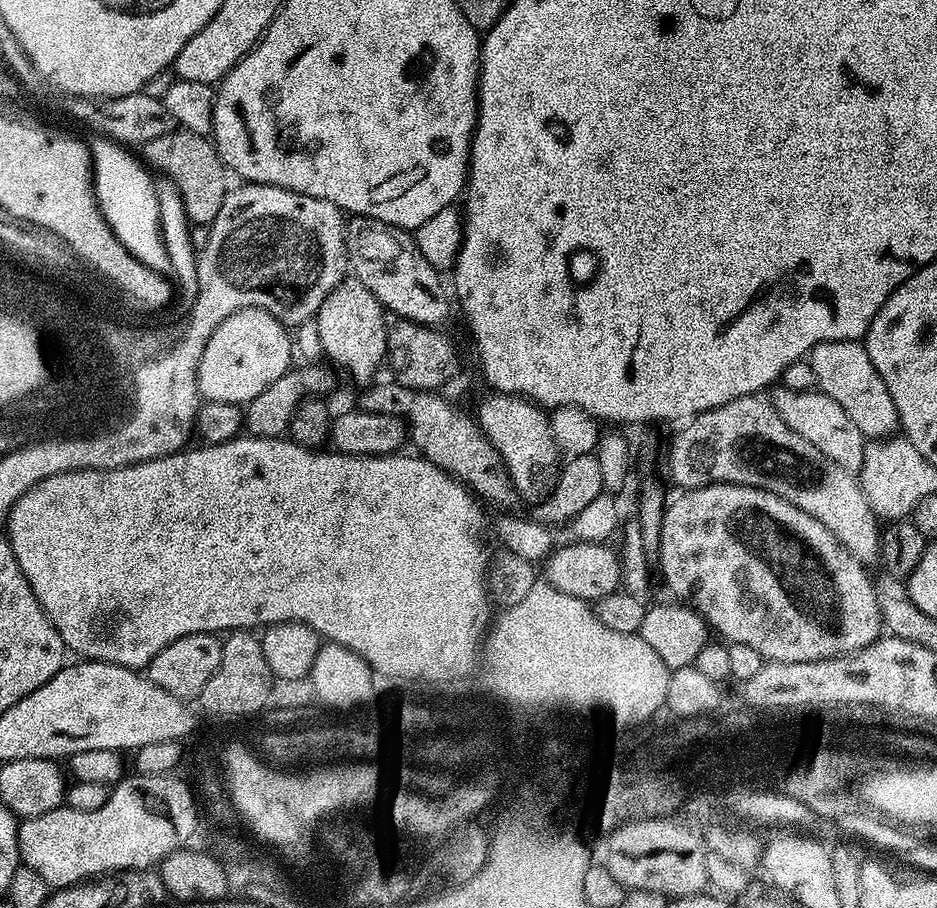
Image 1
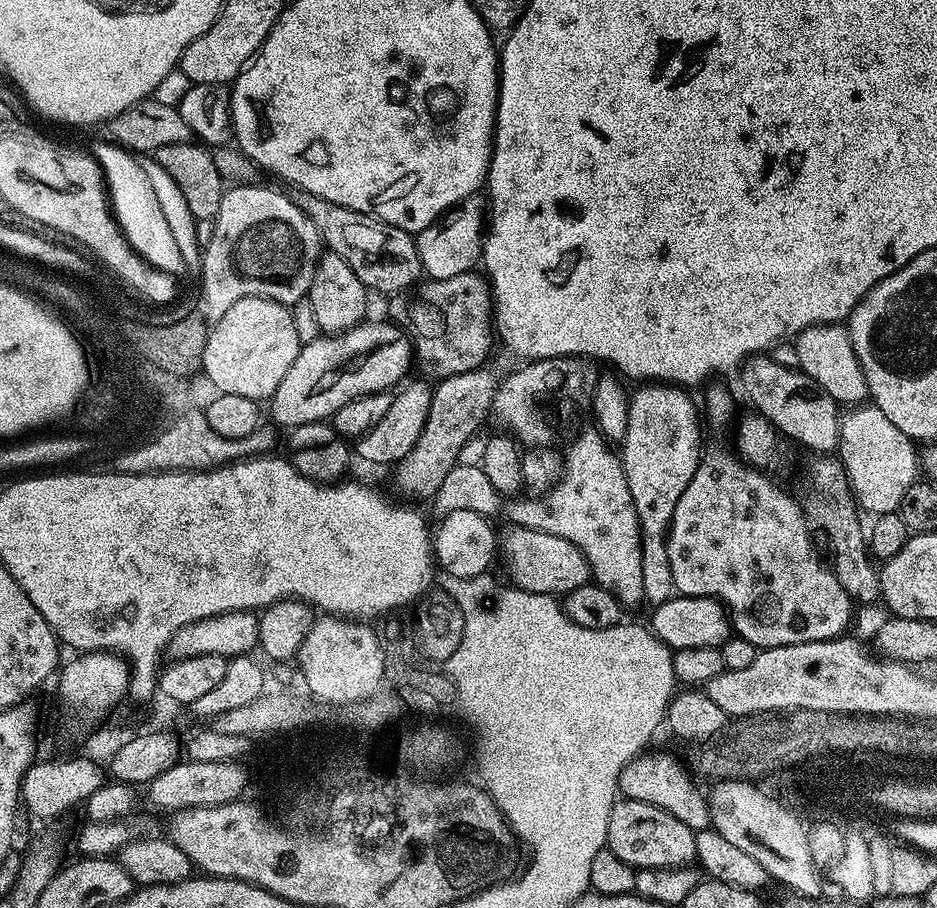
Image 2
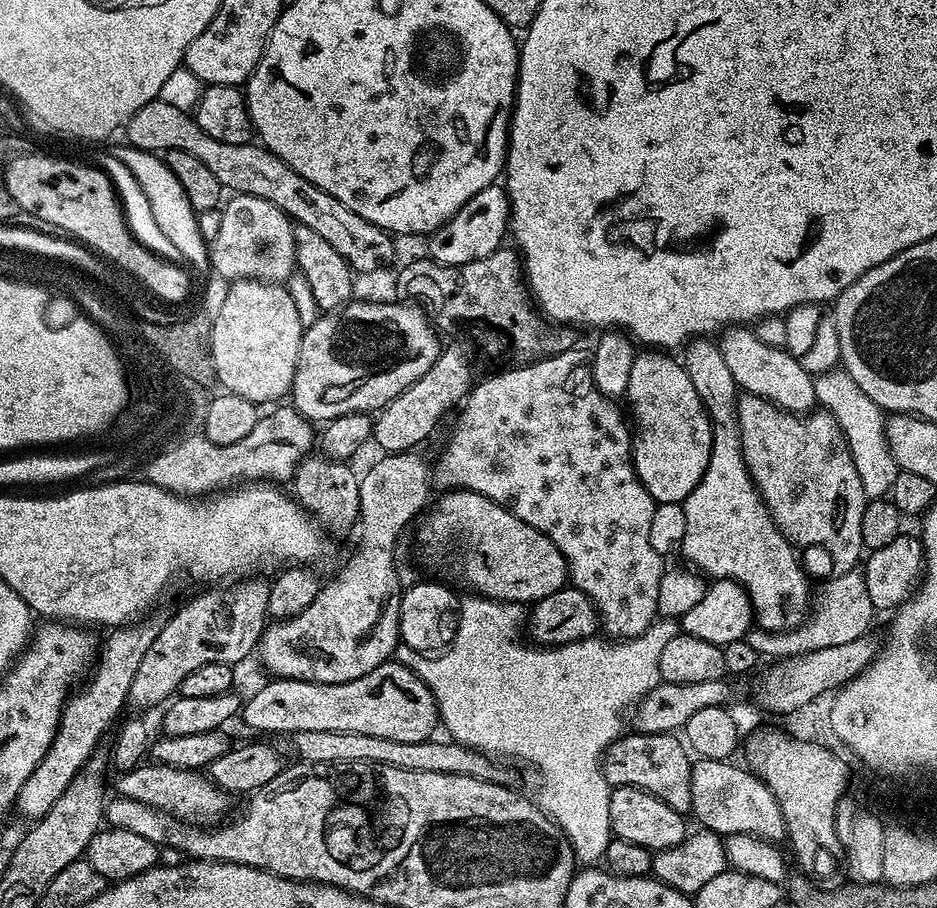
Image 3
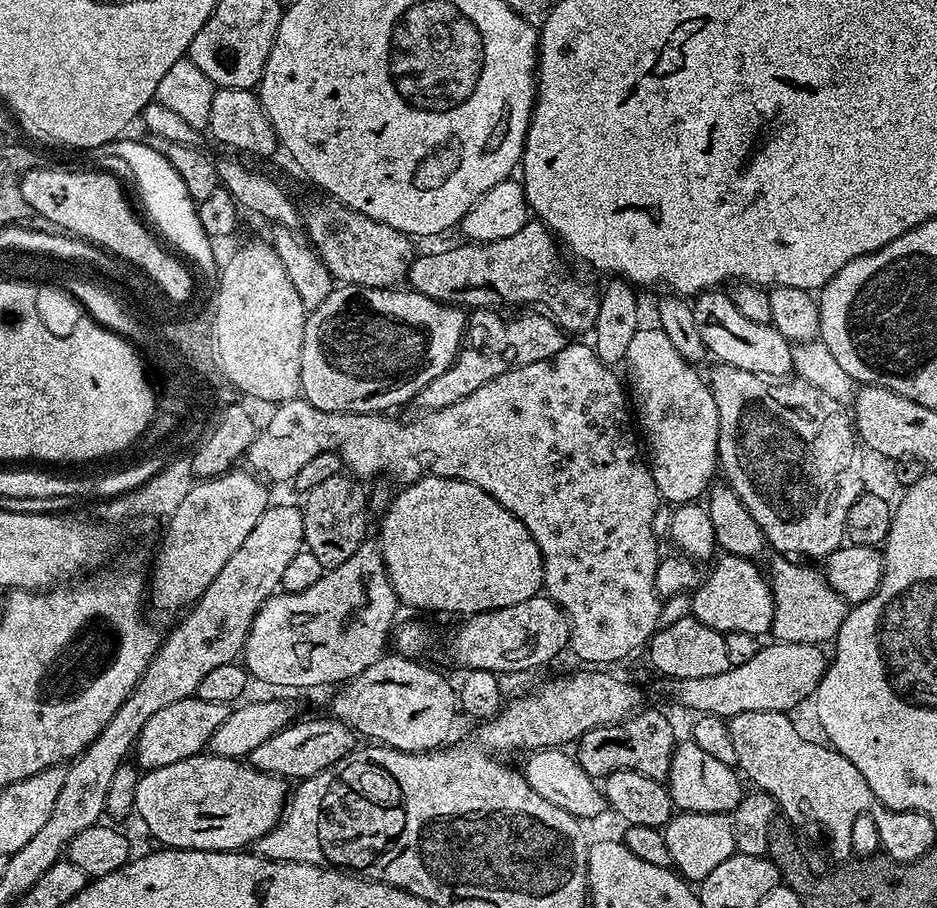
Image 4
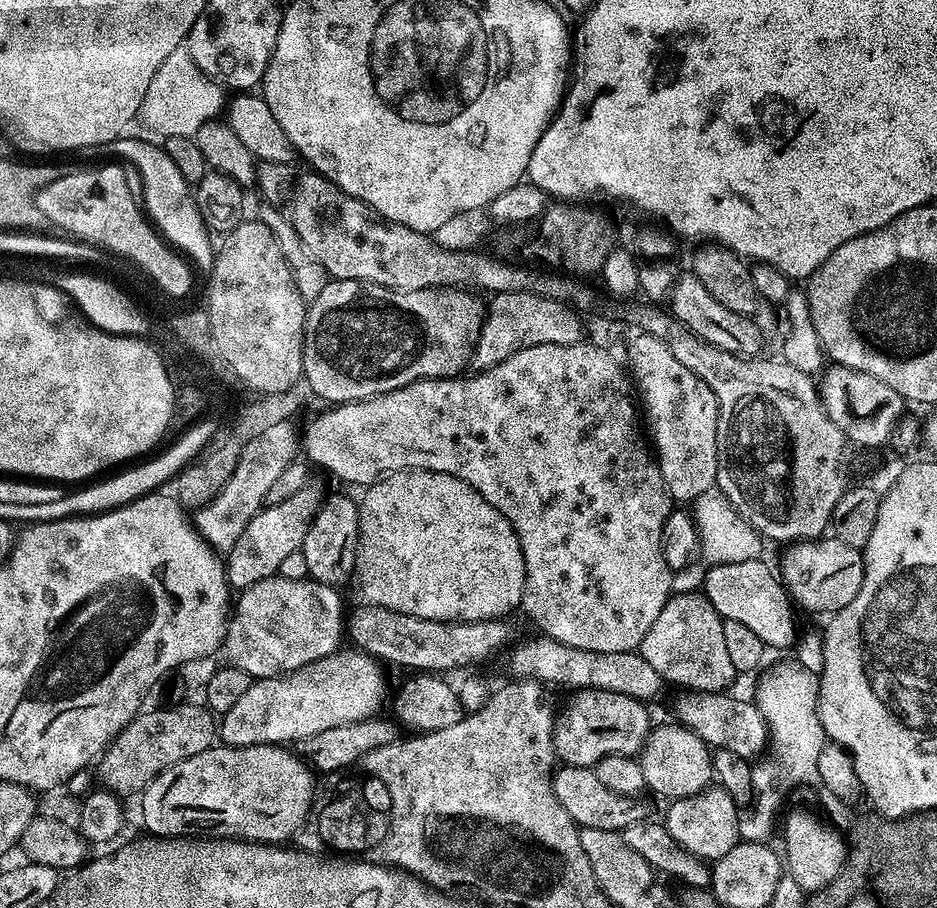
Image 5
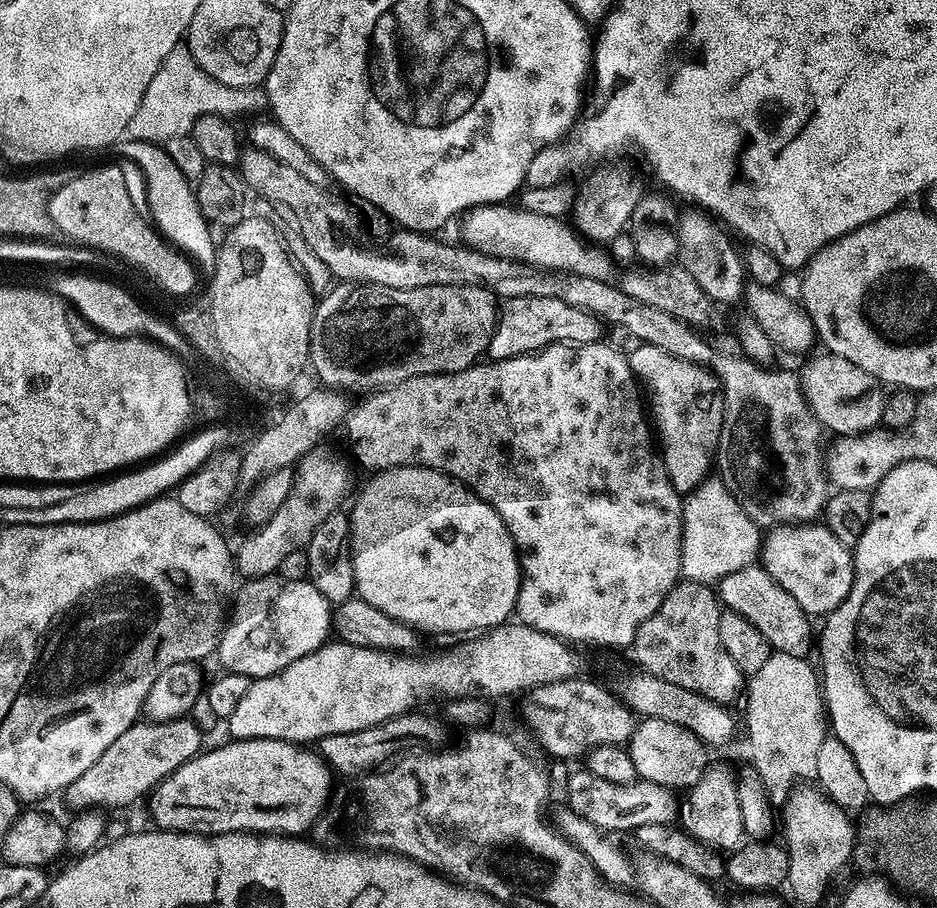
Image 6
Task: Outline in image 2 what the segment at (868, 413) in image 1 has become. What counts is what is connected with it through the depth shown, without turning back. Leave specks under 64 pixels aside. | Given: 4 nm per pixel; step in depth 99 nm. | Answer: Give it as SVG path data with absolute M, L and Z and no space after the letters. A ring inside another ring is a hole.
M816 324L795 337L794 345L798 352L799 371L805 372L815 384L822 386L822 390L826 390L826 394L830 394L837 405L859 406L869 399L866 378L858 358L852 355L847 327L840 324Z

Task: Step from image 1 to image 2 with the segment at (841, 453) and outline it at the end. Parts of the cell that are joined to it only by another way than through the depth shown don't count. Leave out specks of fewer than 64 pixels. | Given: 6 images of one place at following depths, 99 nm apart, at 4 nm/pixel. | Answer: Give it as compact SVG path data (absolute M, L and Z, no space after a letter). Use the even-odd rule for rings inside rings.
M757 354L743 365L744 392L759 415L765 416L772 427L797 445L805 444L816 454L832 454L840 443L841 409L836 400L822 390L805 372L778 366L768 354Z

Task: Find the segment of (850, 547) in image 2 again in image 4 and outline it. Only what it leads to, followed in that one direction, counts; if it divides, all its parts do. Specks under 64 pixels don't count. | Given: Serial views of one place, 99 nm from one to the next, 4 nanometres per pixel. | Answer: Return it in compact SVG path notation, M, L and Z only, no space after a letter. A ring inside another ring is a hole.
M717 363L715 367L712 376L710 375L710 387L718 406L718 468L722 476L724 472L725 478L728 479L725 480L727 487L732 488L734 494L738 494L746 510L750 510L754 522L758 522L765 541L771 547L773 544L780 551L777 553L787 554L792 558L828 557L831 552L835 552L845 543L844 531L846 518L850 514L850 506L854 506L856 499L865 493L862 482L862 448L858 443L858 433L849 409L847 412L847 407L843 403L836 401L817 386L812 386L799 378L784 378L777 382L775 379L754 374L750 370L738 370L738 366Z

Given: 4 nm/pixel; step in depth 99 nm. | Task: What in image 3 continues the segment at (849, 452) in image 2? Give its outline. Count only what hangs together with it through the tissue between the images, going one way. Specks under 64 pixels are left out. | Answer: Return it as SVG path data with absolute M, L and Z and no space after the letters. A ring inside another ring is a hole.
M835 368L828 373L821 373L814 378L814 382L817 403L831 413L844 434L855 469L862 479L865 495L869 499L885 497L892 489L898 469L885 437L886 418L883 409L867 397L862 388L843 369Z

